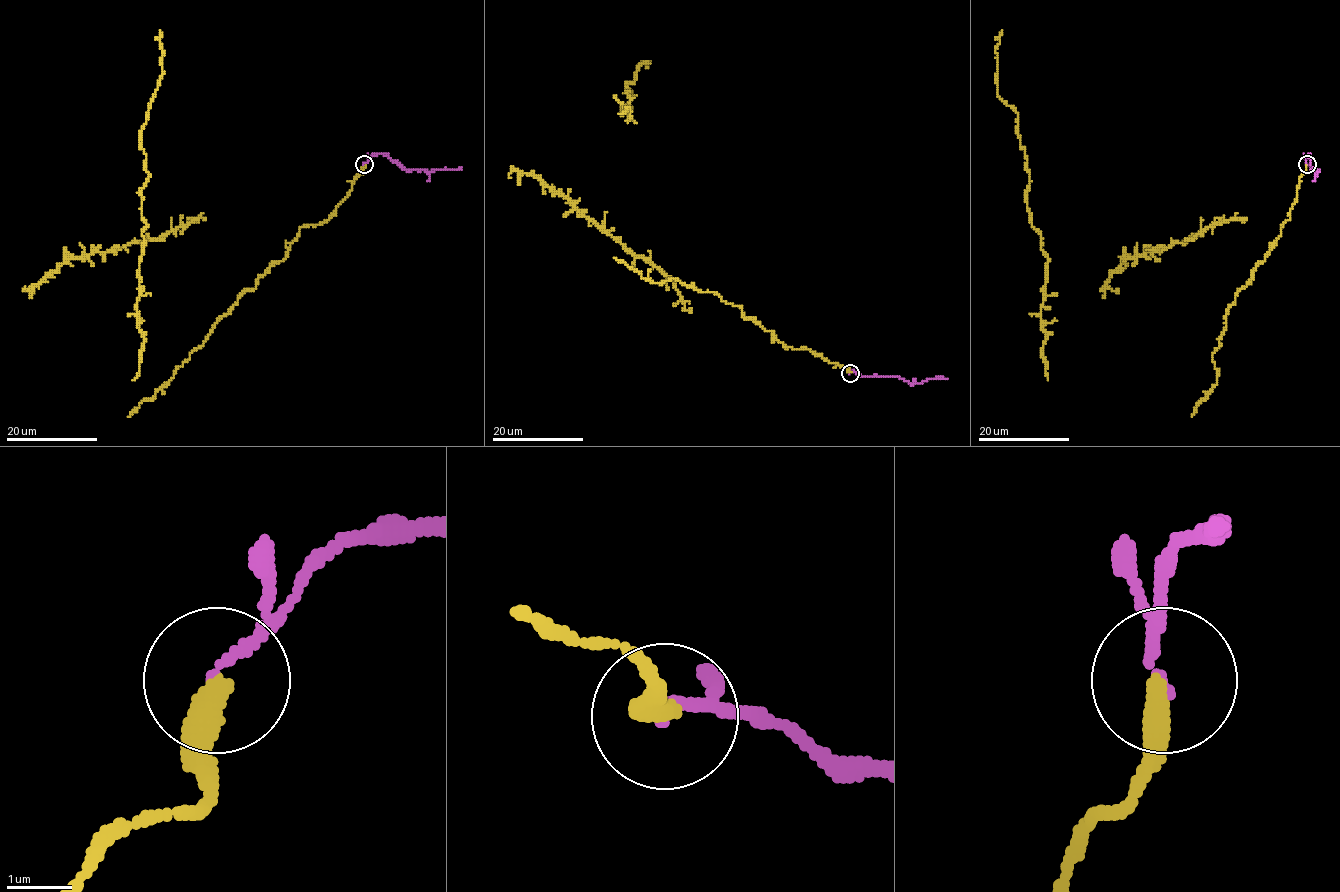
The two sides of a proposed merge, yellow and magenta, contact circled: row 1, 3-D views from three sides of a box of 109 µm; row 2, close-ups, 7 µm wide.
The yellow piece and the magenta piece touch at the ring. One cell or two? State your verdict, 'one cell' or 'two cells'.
one cell

